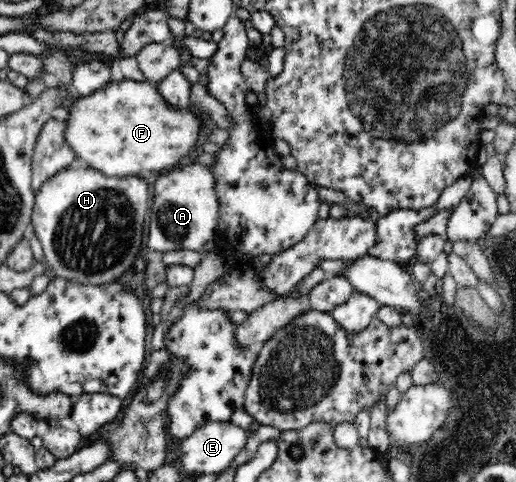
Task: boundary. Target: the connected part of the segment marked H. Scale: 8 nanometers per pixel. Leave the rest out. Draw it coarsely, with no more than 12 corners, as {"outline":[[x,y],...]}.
{"outline":[[68,166],[30,225],[56,277],[118,281],[148,213],[142,178]]}

